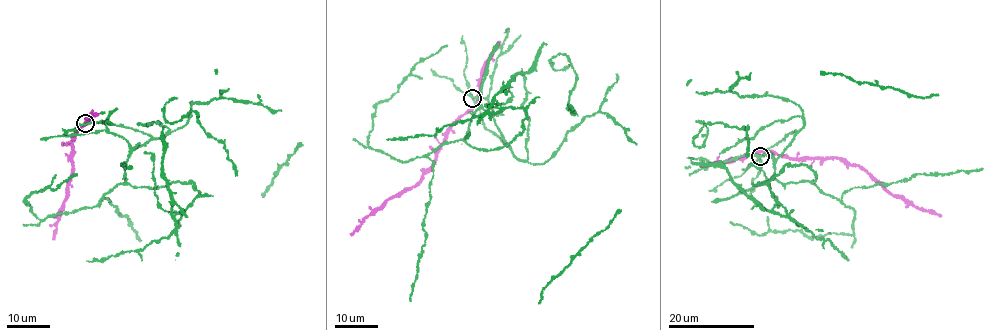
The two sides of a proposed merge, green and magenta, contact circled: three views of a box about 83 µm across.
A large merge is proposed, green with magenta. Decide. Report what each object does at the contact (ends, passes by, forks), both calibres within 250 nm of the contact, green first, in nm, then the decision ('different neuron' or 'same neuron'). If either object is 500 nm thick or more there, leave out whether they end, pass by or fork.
green passes by | magenta ends | 180/200 nm | same neuron

